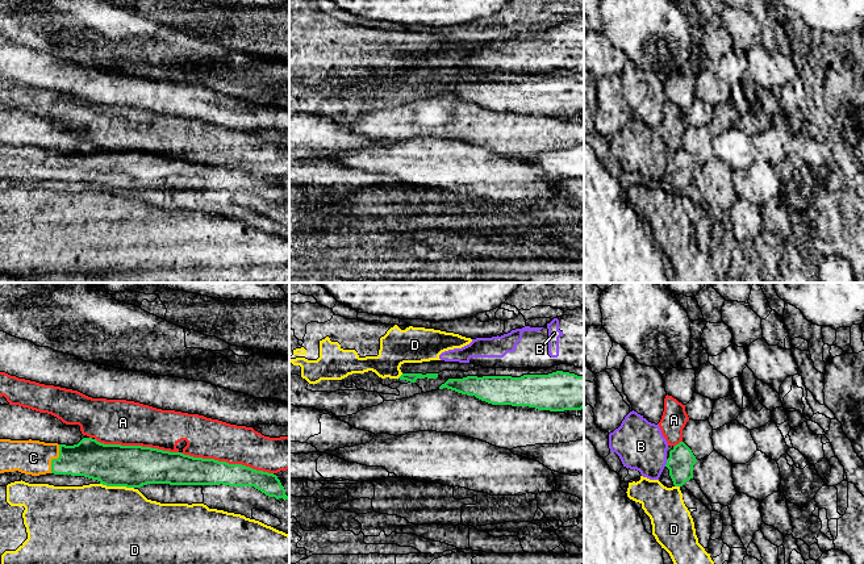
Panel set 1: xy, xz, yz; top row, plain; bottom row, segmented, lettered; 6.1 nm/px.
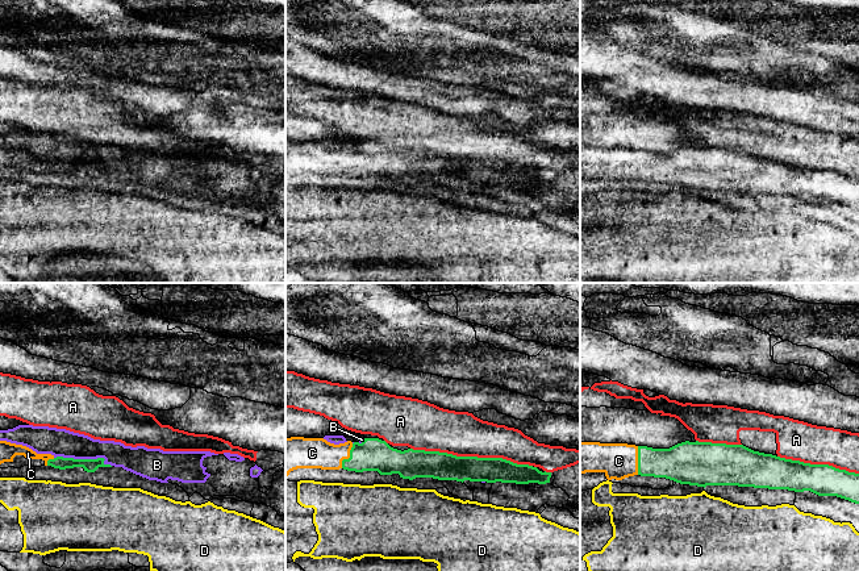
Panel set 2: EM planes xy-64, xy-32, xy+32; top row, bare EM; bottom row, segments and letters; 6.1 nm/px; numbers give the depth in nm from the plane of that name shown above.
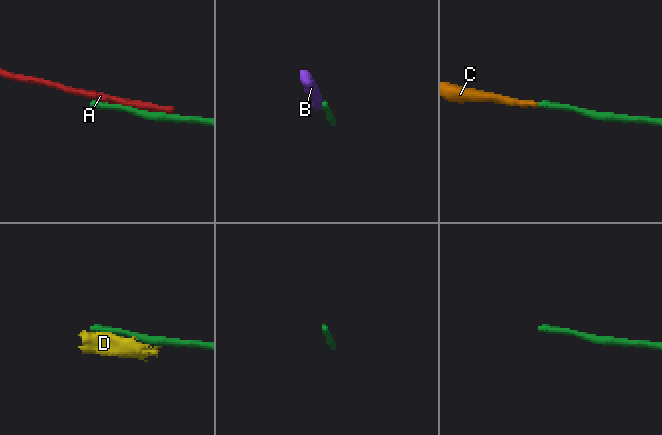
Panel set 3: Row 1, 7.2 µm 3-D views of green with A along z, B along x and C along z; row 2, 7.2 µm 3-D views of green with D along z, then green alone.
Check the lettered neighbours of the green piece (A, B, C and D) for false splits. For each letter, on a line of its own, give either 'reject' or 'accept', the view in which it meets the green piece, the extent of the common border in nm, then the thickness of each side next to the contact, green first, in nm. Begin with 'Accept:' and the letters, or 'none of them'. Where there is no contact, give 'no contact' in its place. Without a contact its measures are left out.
Accept: C
A: reject; contact in xy; length 600 nm; calibres 180 and 240 nm
B: reject; contact in yz; length 50 nm; calibres 160 and 300 nm
C: accept; contact in xy; length 190 nm; calibres 220 and 220 nm
D: reject; contact in xy; length 220 nm; calibres 260 and 500 nm

